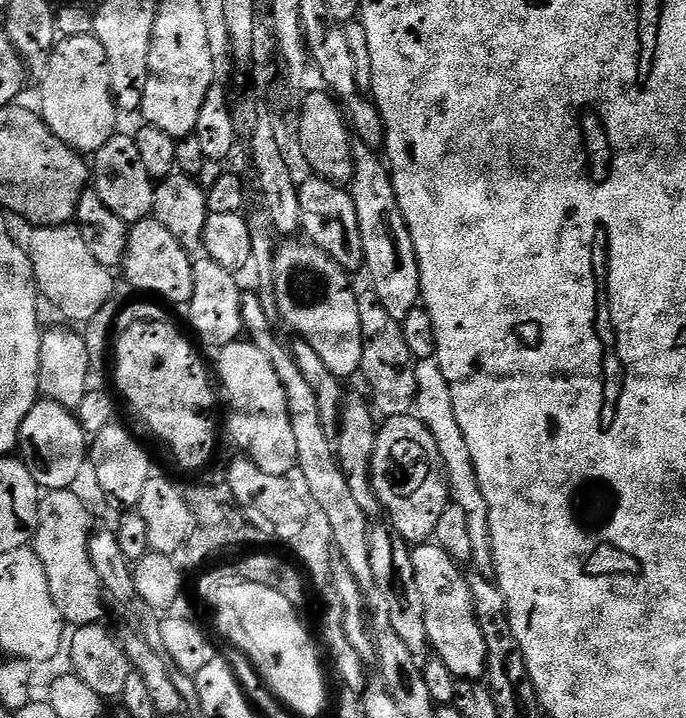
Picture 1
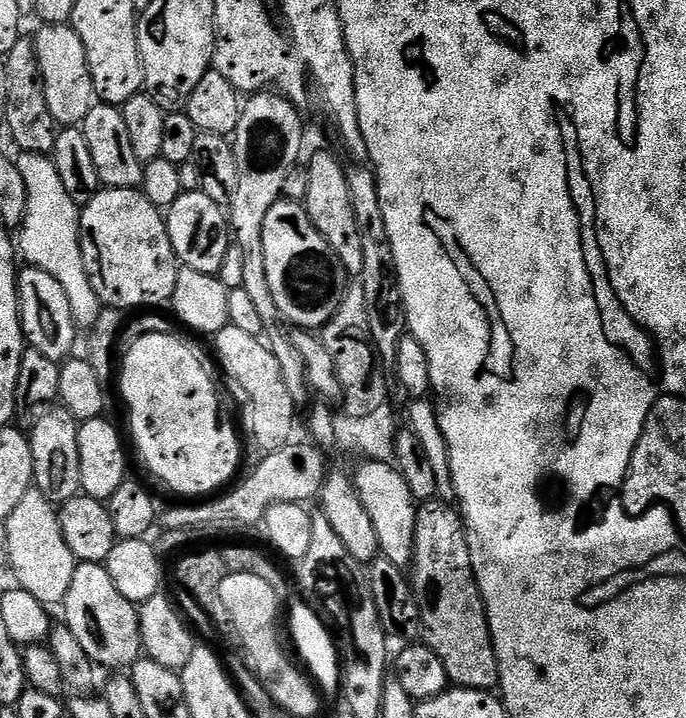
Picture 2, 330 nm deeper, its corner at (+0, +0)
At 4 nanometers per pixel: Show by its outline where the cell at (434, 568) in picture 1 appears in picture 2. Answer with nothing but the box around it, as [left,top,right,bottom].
[354,459,418,569]

